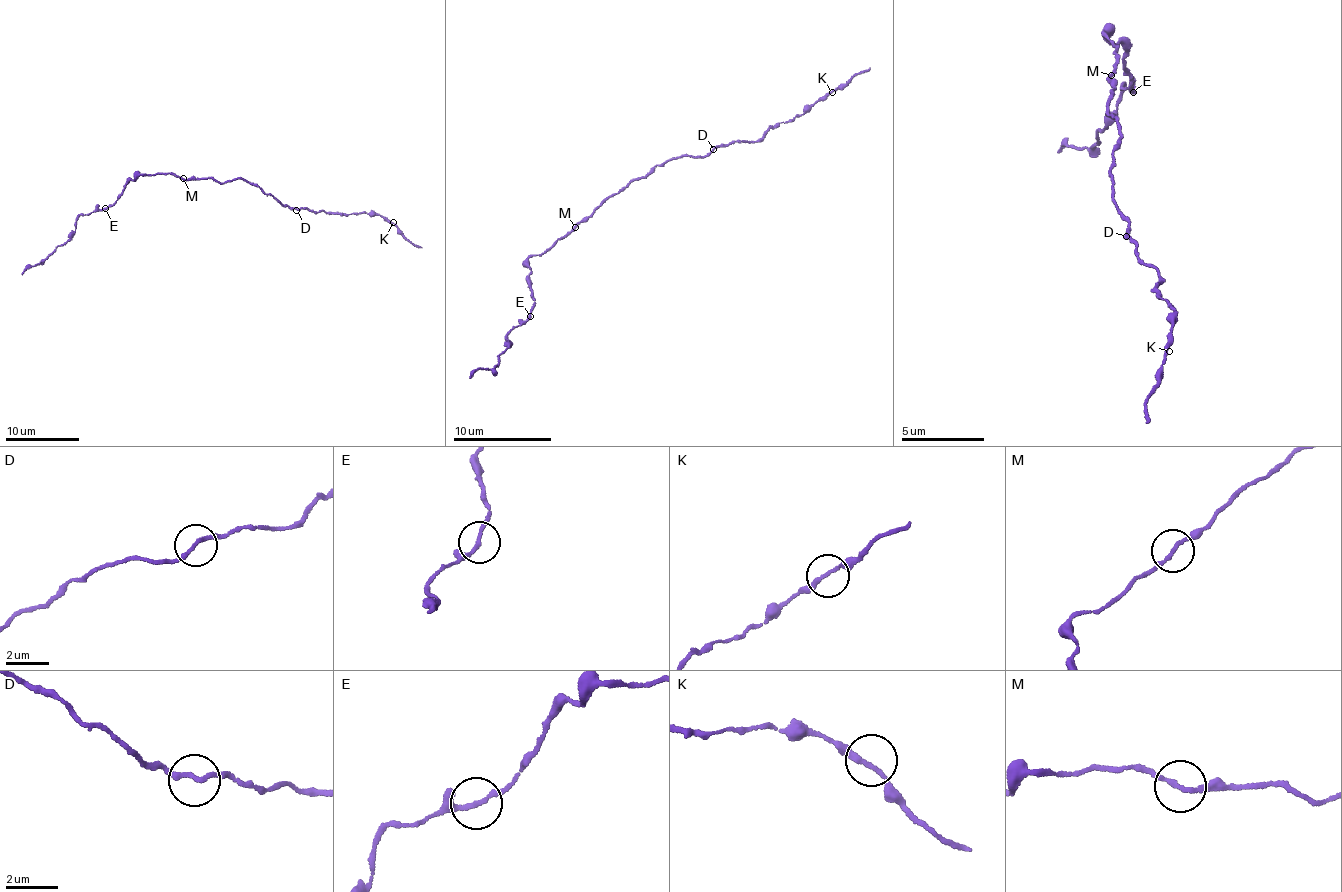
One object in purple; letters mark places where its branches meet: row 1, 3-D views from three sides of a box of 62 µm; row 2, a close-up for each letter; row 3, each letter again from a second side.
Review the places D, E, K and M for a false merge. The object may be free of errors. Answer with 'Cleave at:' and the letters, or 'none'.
Cleave at: E

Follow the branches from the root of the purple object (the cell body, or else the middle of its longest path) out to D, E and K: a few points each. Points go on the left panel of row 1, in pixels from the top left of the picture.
D: (211, 178), (222, 182), (241, 177), (284, 207), (297, 209)
E: (211, 178), (180, 178), (168, 173), (139, 176), (128, 182), (119, 198), (105, 208)
K: (211, 178), (222, 182), (241, 177), (284, 207), (344, 215), (376, 212), (393, 222)

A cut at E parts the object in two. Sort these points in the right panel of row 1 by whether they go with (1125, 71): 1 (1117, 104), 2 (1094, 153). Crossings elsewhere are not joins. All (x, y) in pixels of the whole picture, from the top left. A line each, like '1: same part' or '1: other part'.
1: other part
2: other part

